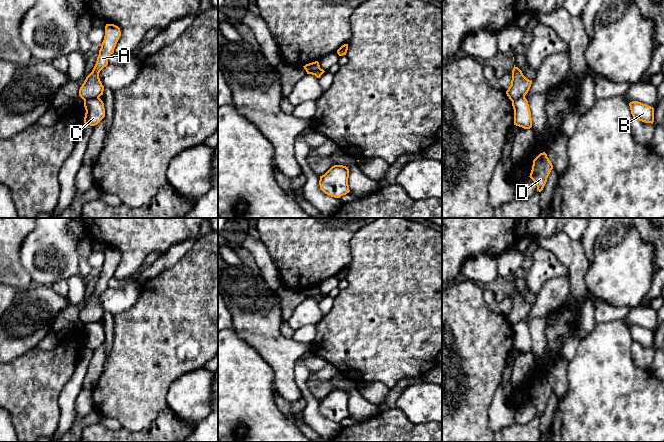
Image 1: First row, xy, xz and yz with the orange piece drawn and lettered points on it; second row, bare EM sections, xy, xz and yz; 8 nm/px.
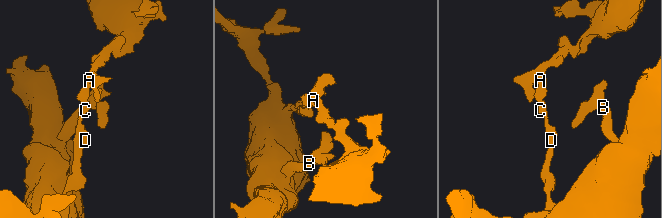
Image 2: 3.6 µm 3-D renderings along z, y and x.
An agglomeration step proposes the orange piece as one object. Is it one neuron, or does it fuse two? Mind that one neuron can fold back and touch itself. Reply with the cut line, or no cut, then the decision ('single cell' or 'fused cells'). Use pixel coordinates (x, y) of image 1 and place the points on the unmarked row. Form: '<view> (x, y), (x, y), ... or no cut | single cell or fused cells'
xy (98, 321), (84, 325) | fused cells

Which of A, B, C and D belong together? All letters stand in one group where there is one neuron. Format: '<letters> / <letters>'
A / B C D

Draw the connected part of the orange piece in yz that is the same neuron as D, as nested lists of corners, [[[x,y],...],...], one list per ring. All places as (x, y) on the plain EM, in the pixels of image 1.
[[[545,376],[540,377],[534,384],[530,402],[537,410],[537,415],[541,416],[547,406],[547,402],[553,393],[553,389]]]

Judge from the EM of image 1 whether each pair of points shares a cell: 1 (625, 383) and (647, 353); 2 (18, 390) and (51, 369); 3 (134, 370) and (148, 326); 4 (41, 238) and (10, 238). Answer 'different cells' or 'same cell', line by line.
1: different cells
2: same cell
3: same cell
4: different cells

